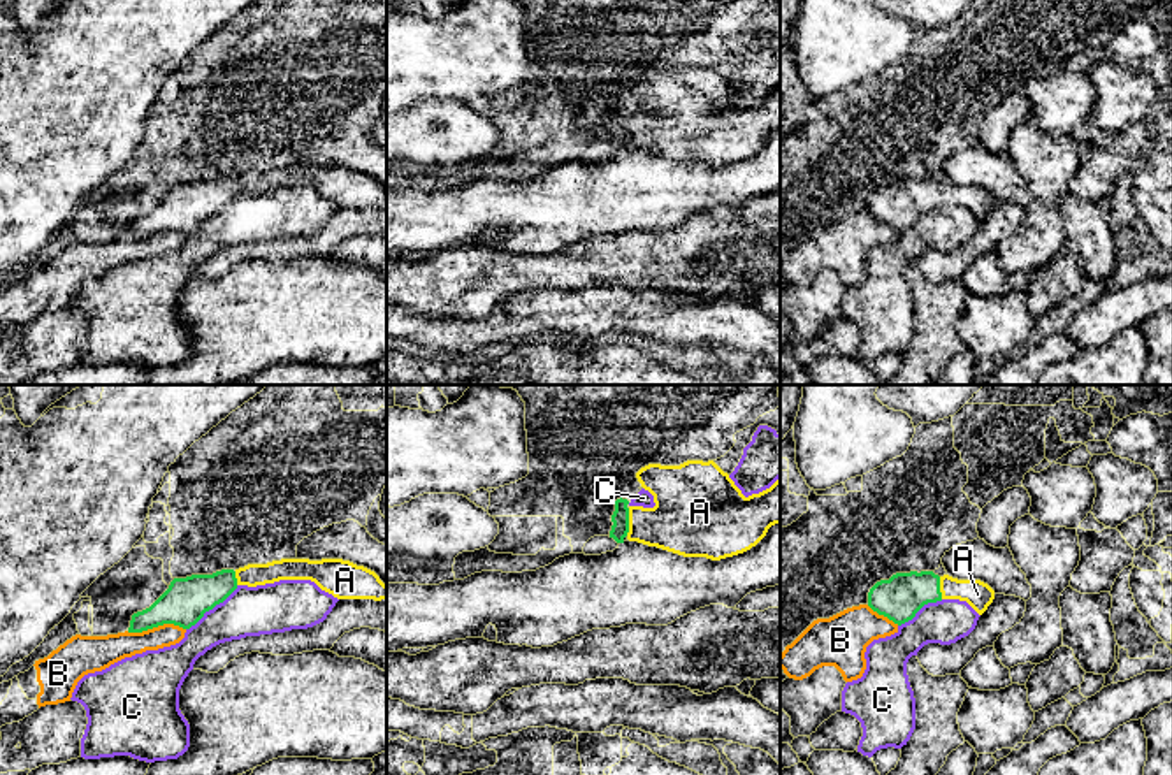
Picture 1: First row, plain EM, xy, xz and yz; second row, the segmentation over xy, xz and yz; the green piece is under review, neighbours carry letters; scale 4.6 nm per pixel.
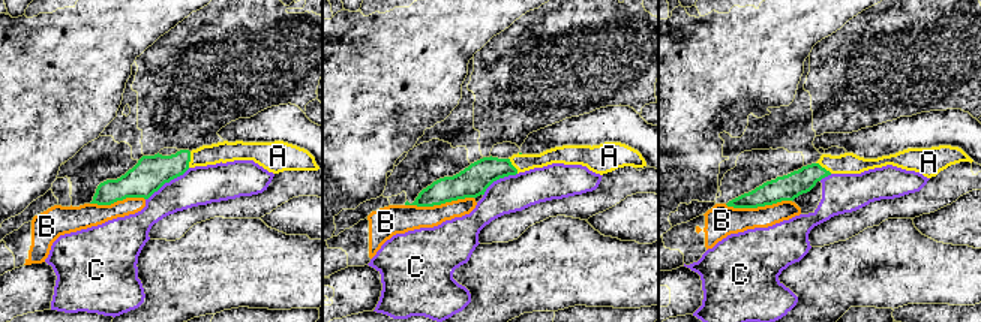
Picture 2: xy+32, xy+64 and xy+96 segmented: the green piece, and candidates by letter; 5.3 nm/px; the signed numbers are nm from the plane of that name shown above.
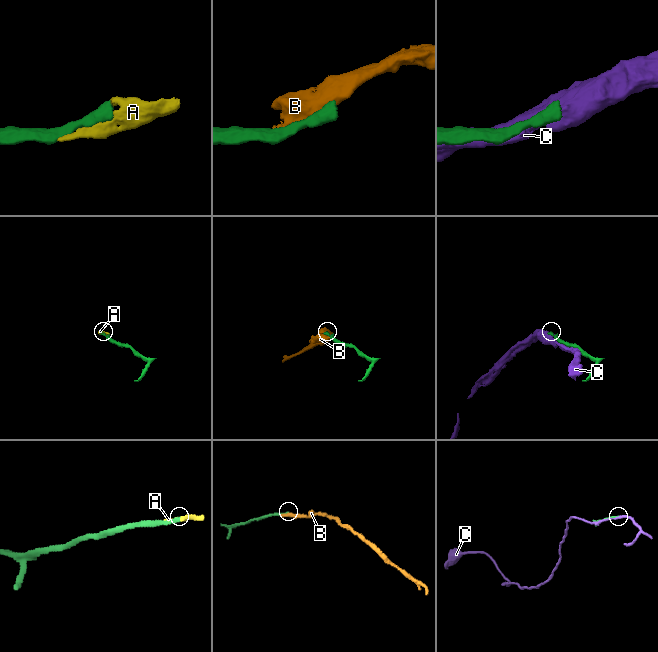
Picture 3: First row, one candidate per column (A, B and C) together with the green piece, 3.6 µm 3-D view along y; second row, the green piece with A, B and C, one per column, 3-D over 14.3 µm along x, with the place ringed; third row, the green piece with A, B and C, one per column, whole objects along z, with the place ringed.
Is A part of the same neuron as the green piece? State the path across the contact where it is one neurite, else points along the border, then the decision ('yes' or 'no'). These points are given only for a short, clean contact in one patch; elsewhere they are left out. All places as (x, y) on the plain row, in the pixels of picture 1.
yes

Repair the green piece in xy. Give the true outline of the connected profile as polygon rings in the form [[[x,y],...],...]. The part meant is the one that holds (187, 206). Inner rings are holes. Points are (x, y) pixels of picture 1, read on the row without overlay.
[[[234,176],[174,185],[149,214],[132,221],[128,239],[142,239],[163,230],[190,235],[235,195],[237,185]]]

